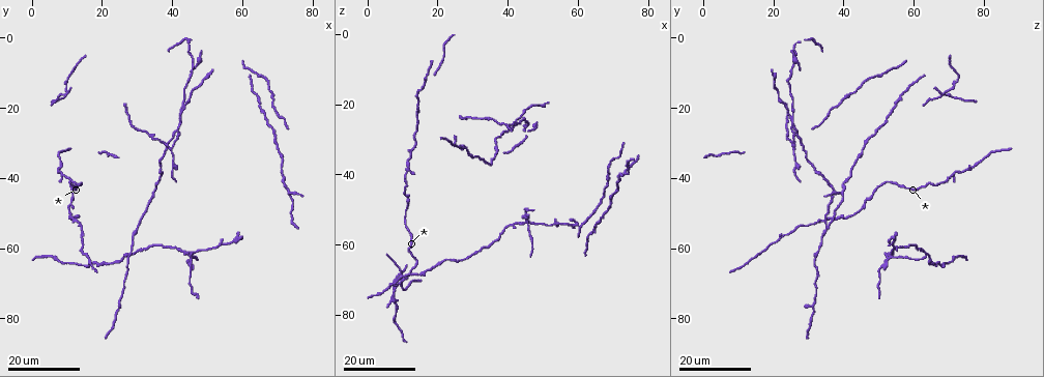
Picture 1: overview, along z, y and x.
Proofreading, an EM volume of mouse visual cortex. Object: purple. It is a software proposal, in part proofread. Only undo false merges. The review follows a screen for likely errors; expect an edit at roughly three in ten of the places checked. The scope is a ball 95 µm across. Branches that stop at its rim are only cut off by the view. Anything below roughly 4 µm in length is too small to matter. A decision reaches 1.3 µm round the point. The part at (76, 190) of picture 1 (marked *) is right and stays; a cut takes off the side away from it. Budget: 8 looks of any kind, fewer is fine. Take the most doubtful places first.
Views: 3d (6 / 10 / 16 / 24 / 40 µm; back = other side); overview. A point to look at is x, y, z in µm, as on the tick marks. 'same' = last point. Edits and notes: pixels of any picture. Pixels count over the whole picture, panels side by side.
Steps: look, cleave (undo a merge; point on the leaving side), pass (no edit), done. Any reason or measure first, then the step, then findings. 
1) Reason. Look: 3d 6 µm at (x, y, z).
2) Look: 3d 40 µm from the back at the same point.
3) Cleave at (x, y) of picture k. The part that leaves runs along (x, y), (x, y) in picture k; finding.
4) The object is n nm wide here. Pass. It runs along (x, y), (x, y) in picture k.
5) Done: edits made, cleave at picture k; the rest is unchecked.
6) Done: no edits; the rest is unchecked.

Looks like a crossing. Look: 3d 24 µm at (9.5, 16.0, 68.0).

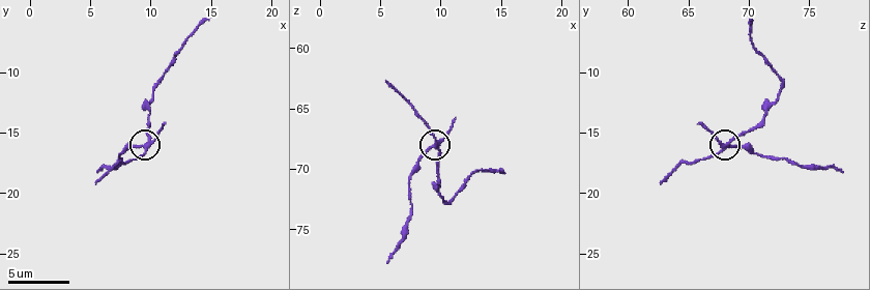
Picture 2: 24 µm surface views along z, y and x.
Look: 3d 6 µm at (9.6, 15.8, 68.2).

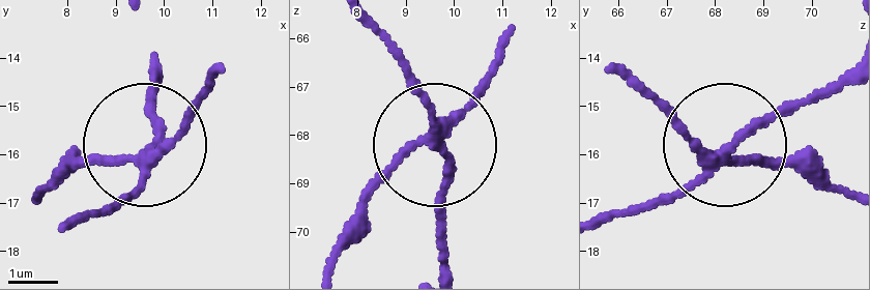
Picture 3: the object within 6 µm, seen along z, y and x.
The side arm is 8 µm long. Cleave at (117, 201) of picture 3. The part that leaves runs along (145, 161), (156, 74) in picture 3; two neurons meet here.

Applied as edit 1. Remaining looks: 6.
Four or more arms meet. Look: 3d 16 µm at (45.0, 61.0, 52.5).

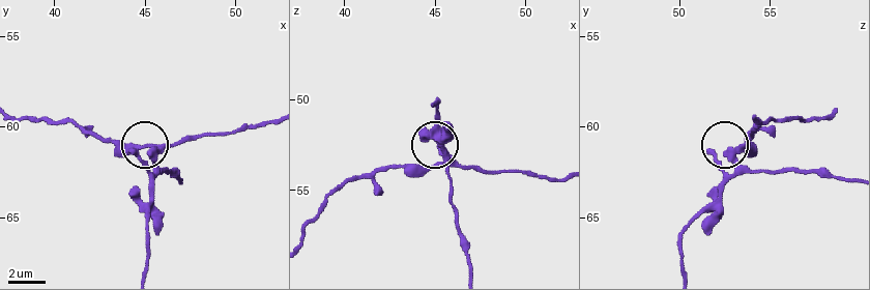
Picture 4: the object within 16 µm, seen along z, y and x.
Look: 3d 10 µm at (45.4, 61.6, 52.9).

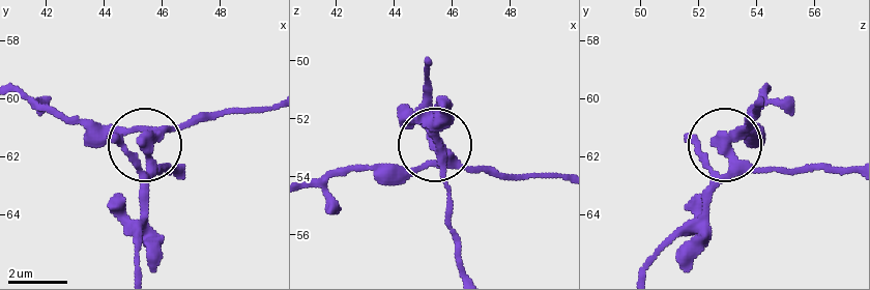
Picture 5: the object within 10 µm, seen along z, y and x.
From behind. Look: 3d 10 µm from the back at (45.6, 61.6, 52.8).

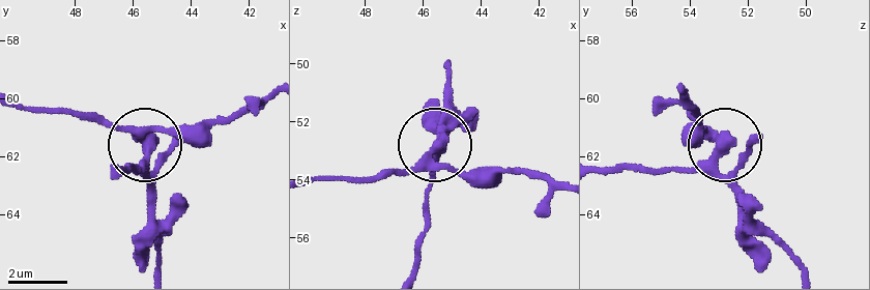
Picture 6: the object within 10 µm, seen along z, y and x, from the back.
The side arm is 16 µm long. Cleave at (463, 122) of picture 6. The part that leaves runs along (439, 153), (446, 64) in picture 6; two neurons meet here.

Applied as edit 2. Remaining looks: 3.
Look: overview.

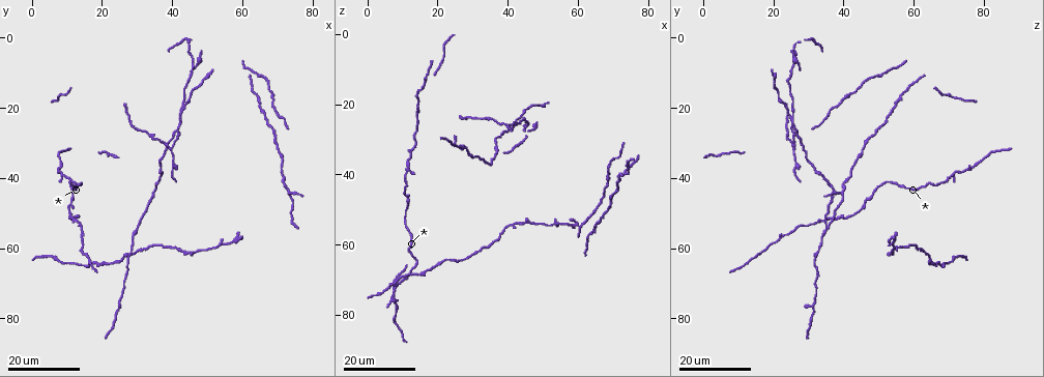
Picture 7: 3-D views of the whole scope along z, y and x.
Three arms meet. Look: 3d 16 µm at (9.0, 39.5, 71.0).

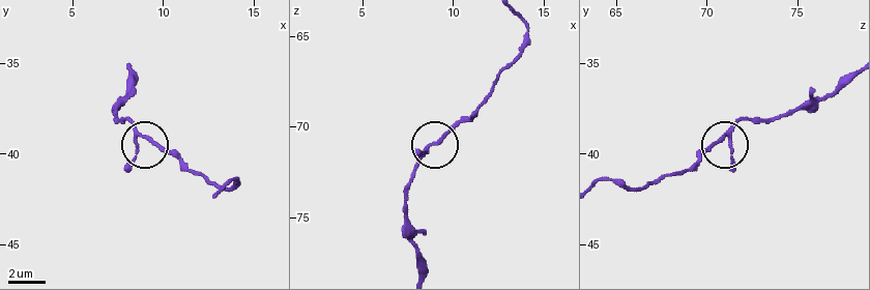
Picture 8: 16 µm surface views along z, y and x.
Zoom in. Look: 3d 6 µm at (8.6, 39.1, 71.2).

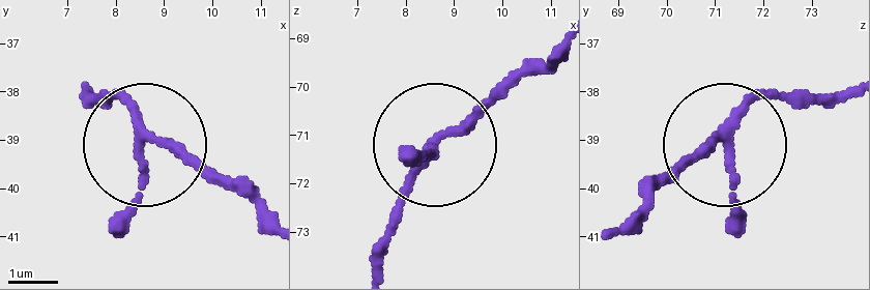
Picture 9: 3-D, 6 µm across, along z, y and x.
3 arms meet here. Pass. It runs along (630, 209), (725, 144), (742, 111), (800, 86) in picture 9; continuous, no second neuron.

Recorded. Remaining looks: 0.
Done: edits made, cleave at picture 3, cleave at picture 6; the rest is unchecked.

